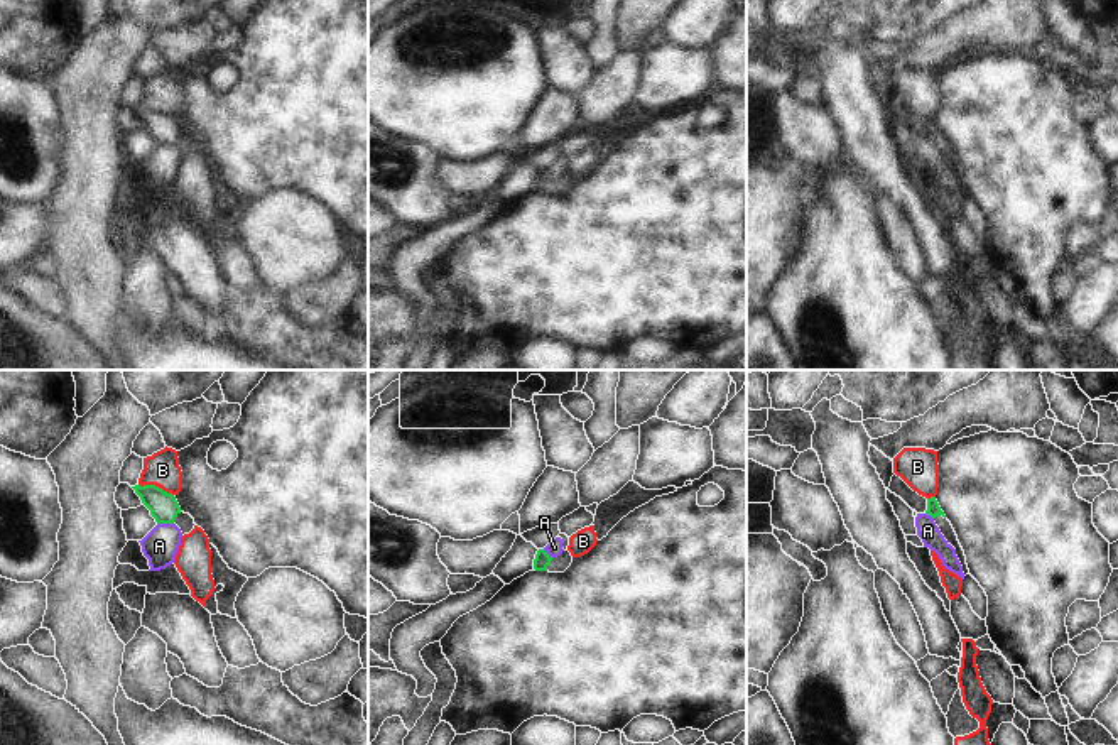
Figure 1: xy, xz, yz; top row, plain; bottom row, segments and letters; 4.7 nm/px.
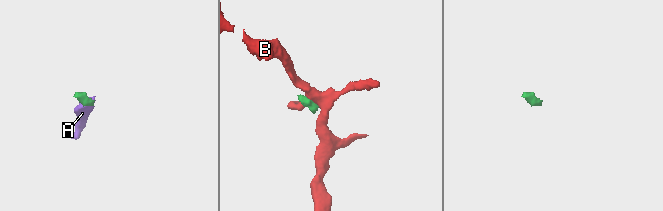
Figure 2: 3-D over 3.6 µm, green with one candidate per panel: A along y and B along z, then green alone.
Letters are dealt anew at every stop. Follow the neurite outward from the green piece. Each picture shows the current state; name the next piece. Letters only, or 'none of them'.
none of them

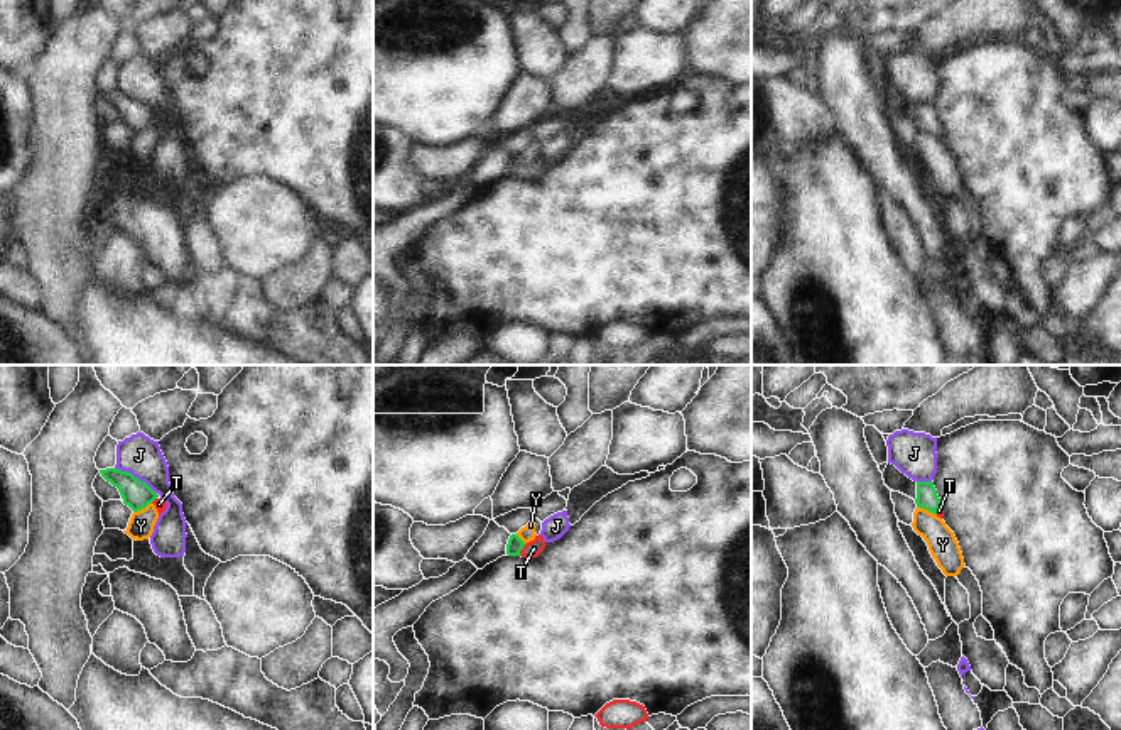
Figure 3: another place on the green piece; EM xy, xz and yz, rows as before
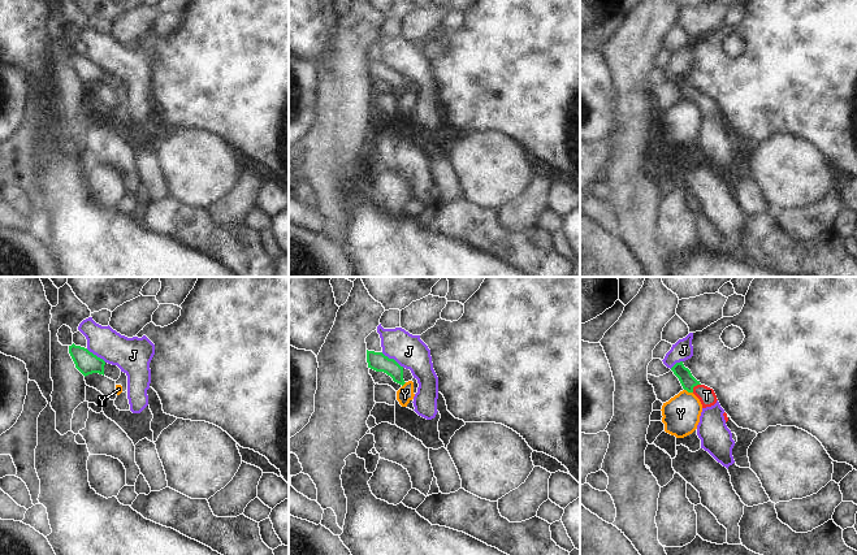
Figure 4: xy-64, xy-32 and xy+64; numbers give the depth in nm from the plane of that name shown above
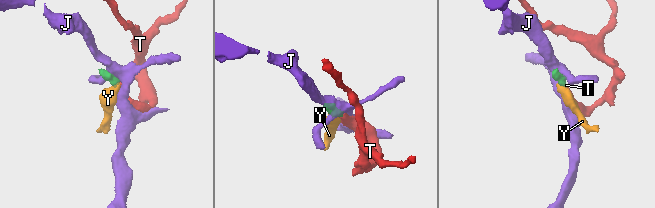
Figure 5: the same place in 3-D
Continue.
T

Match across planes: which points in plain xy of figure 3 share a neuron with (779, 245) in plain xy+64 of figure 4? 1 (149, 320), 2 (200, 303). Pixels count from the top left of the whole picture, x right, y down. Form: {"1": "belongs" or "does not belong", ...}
{"1": "does not belong", "2": "belongs"}

